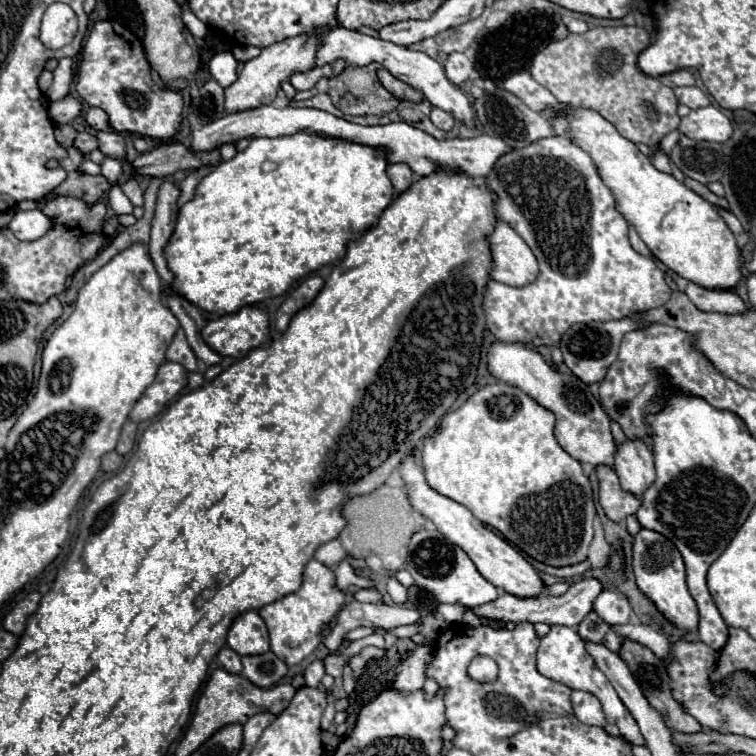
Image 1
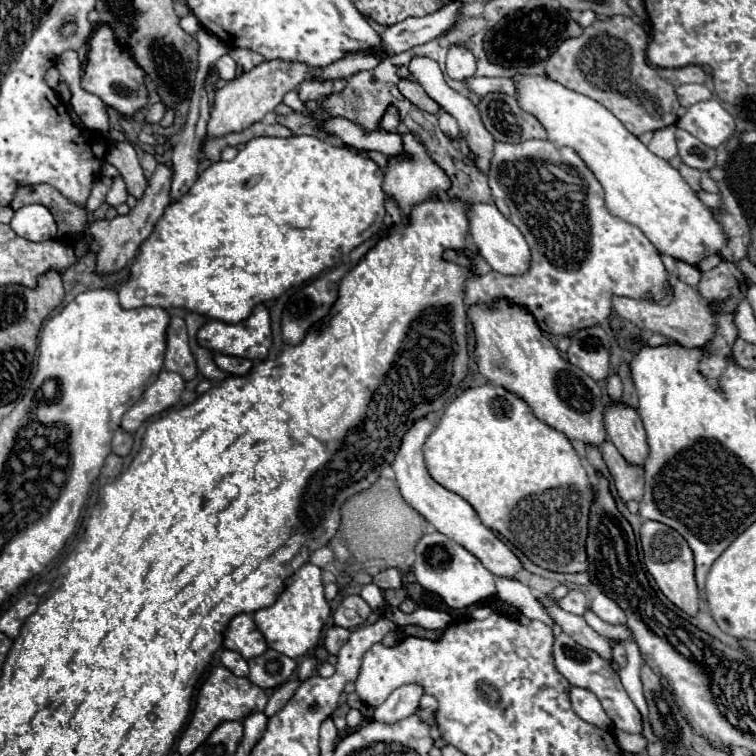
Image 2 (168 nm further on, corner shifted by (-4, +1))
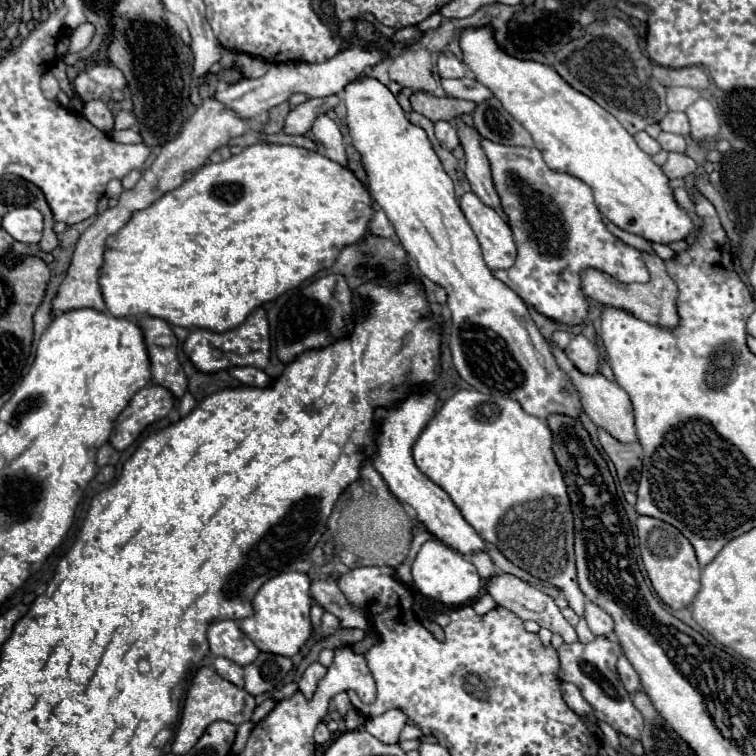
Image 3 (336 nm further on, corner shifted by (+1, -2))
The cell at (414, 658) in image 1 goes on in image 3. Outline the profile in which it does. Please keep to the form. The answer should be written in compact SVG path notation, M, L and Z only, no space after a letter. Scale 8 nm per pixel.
M392 708L380 716L368 718L366 730L372 736L376 736L378 740L392 744L392 742L398 742L398 736L400 736L402 728L406 726L406 722L408 722L408 716L404 716L404 712L400 712L400 708Z

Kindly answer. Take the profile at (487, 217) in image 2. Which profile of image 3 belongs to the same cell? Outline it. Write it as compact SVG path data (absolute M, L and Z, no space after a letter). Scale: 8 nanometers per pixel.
M472 192L460 198L460 208L482 246L486 266L490 270L510 268L516 262L516 244L510 226Z

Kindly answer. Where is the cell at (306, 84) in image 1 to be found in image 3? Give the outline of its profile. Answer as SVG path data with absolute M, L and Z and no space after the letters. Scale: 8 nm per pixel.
M310 98L310 100L298 104L296 108L290 110L290 114L284 122L284 132L286 134L306 134L312 128L314 118L326 110L328 110L326 100L320 100L320 98Z

